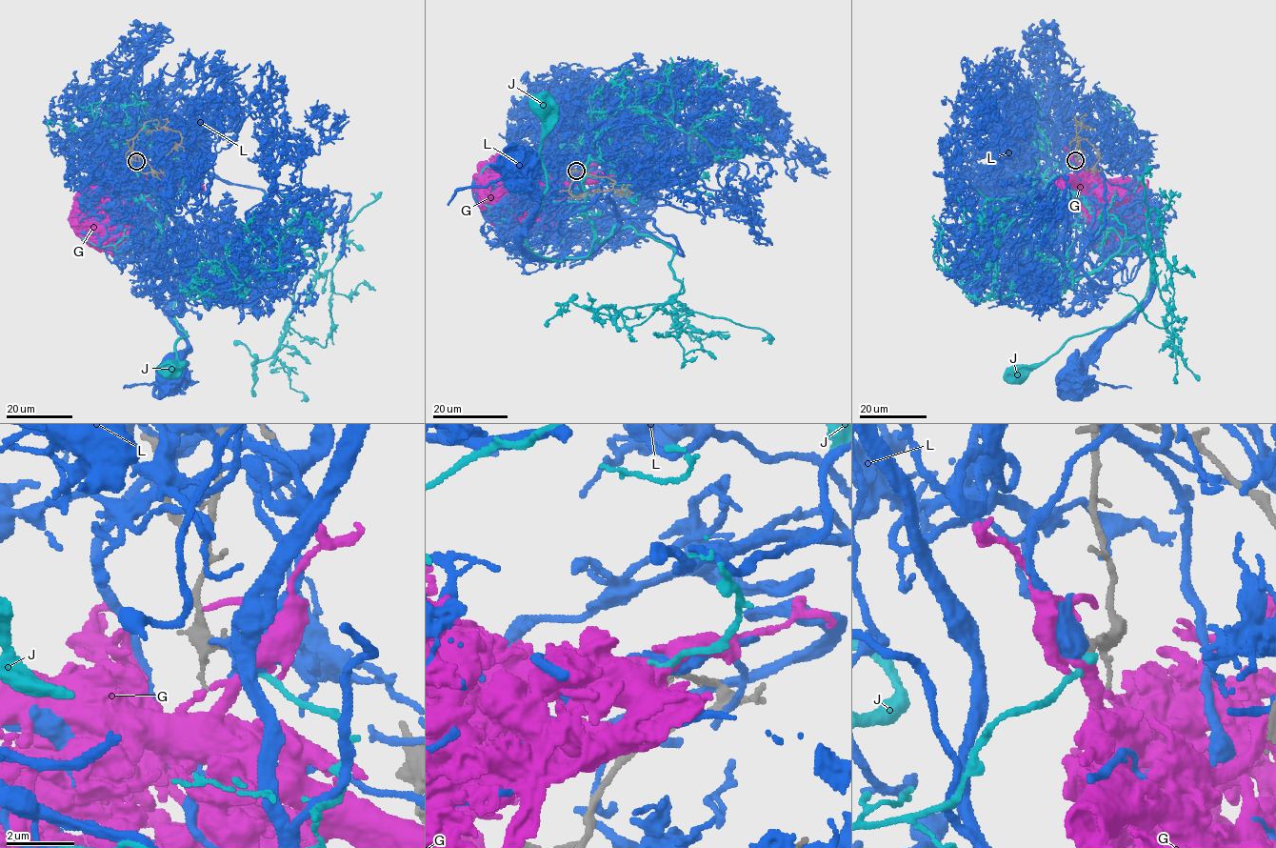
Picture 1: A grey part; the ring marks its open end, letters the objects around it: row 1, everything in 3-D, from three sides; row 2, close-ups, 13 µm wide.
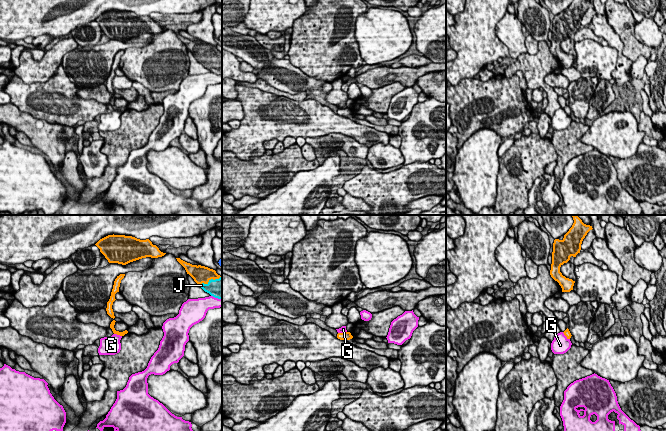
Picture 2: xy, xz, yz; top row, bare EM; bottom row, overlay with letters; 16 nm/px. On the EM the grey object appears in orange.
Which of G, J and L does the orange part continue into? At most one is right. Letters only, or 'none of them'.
J

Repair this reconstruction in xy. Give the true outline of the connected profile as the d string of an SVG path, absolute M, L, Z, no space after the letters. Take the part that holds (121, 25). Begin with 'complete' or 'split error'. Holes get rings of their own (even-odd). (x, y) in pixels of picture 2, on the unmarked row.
complete | M108 11L95 20L109 39L126 41L130 38L151 33L164 32L149 15L140 16L132 12Z

